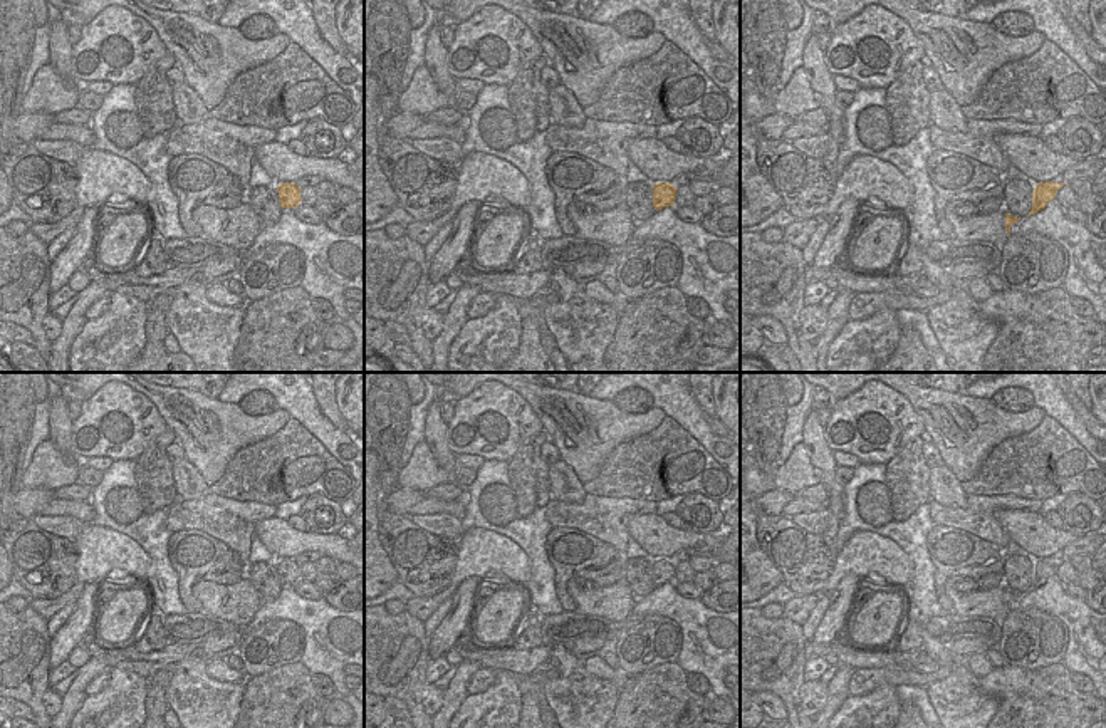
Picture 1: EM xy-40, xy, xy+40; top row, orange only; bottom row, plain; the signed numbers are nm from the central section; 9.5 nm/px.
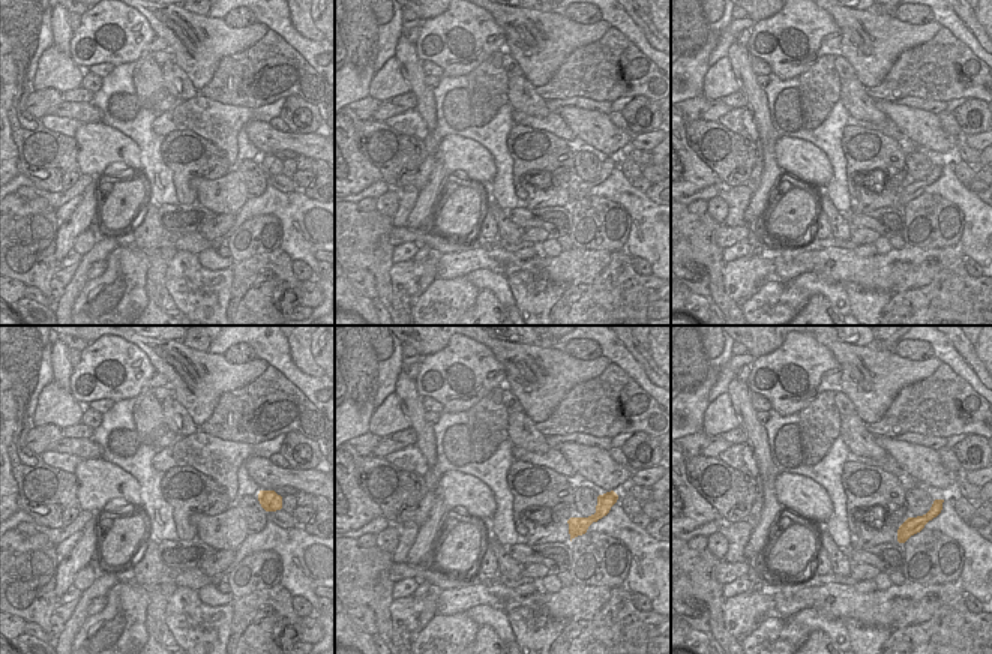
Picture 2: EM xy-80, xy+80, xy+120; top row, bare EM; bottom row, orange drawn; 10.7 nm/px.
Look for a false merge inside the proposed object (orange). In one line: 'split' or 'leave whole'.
split

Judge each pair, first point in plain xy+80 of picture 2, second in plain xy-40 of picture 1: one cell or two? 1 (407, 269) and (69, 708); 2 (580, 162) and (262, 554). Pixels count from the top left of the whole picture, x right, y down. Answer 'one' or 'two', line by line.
1: two
2: two

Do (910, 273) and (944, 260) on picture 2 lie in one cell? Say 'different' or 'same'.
same

